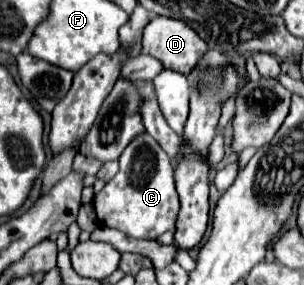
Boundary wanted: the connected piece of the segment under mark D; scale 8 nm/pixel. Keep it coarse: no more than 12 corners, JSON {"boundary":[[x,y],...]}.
{"boundary":[[153,16],[143,54],[189,74],[207,52],[181,20]]}

